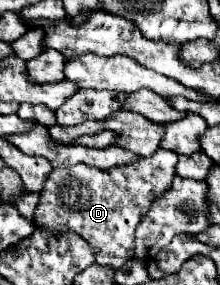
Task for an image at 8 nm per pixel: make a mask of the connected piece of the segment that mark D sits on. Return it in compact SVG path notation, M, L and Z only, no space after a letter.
M161 148L151 158L141 158L107 172L83 164L67 170L55 168L41 192L43 200L39 202L39 212L35 212L35 224L49 232L77 232L91 244L97 264L115 264L115 268L121 268L135 254L137 224L153 202L171 188L177 176L177 162L179 156L175 152Z

